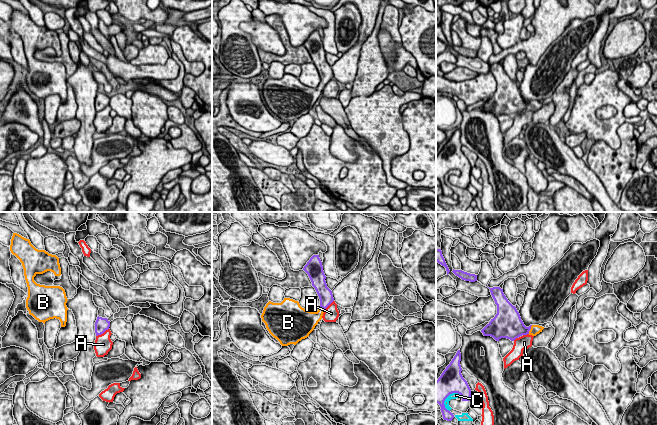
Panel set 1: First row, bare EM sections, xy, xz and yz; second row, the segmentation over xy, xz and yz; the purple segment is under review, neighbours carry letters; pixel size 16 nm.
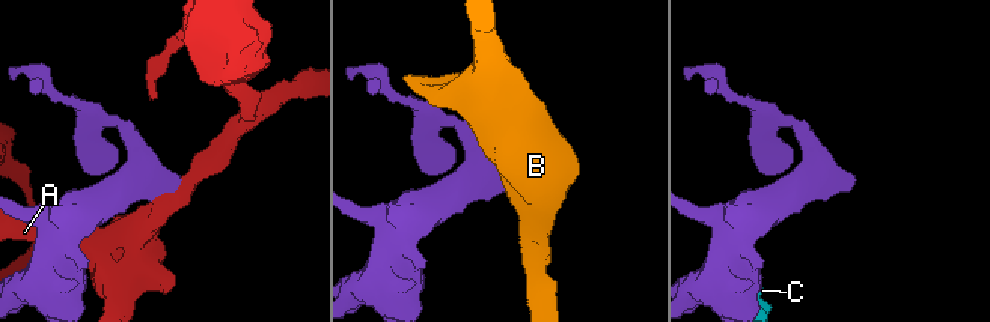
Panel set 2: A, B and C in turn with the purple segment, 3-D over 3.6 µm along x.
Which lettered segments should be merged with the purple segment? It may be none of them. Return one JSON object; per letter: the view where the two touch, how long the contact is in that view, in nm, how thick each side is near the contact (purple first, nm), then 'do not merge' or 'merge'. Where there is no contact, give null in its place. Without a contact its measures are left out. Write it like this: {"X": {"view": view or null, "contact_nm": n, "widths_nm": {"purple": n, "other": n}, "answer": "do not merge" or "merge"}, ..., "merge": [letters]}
{"A": {"view": "xy", "contact_nm": 240, "widths_nm": {"purple": 220, "other": 280}, "answer": "do not merge"}, "B": {"view": "yz", "contact_nm": 160, "widths_nm": {"purple": 300, "other": 160}, "answer": "merge"}, "C": {"view": "yz", "contact_nm": 340, "widths_nm": {"purple": 360, "other": 100}, "answer": "do not merge"}, "merge": ["B"]}

